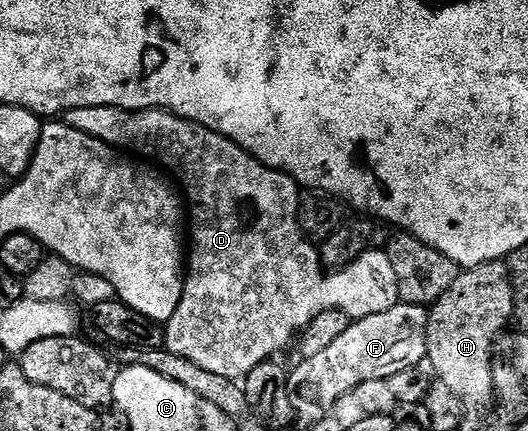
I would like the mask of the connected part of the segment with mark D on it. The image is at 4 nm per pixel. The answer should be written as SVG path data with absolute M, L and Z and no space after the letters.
M107 105L71 109L64 112L63 122L122 153L132 153L154 164L162 163L170 171L168 174L181 182L180 190L187 200L187 235L193 240L187 243L185 284L179 309L175 309L169 322L164 324L164 350L175 353L175 357L185 357L207 369L207 373L241 381L251 369L277 357L319 313L342 311L349 320L356 321L375 313L387 313L387 309L397 306L395 269L391 269L384 250L363 253L363 257L351 265L327 273L320 250L301 230L301 220L297 217L301 204L298 183L285 172L266 167L219 132L189 119L180 119L169 111L124 111Z

